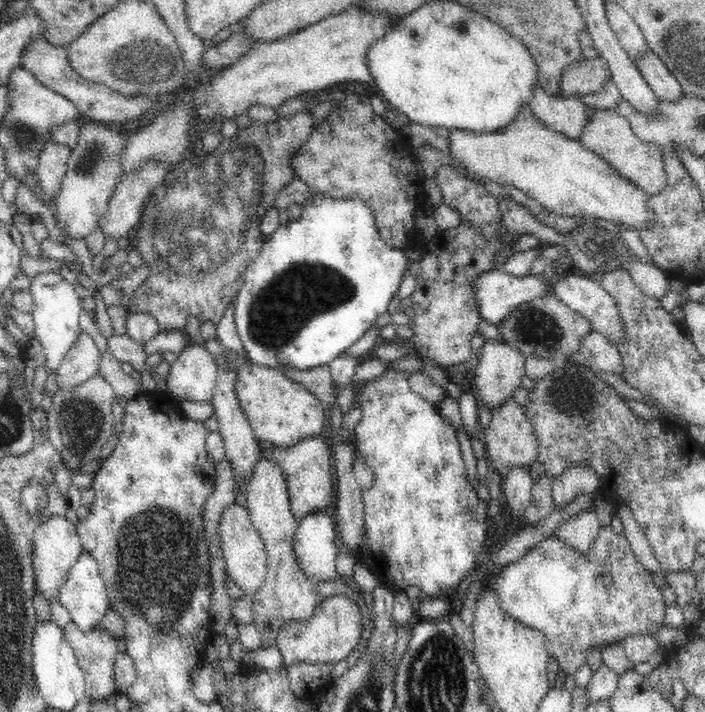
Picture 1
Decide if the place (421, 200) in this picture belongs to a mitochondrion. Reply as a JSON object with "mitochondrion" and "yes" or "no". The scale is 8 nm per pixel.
{"mitochondrion":"no"}

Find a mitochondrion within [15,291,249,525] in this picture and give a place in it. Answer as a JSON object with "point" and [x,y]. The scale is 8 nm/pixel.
{"point":[80,423]}

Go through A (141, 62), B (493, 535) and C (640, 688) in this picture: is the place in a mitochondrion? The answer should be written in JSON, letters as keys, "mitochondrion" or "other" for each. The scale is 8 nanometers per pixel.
{"A":"mitochondrion","B":"other","C":"other"}

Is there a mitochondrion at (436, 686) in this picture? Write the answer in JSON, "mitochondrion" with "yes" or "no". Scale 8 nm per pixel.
{"mitochondrion":"yes"}

